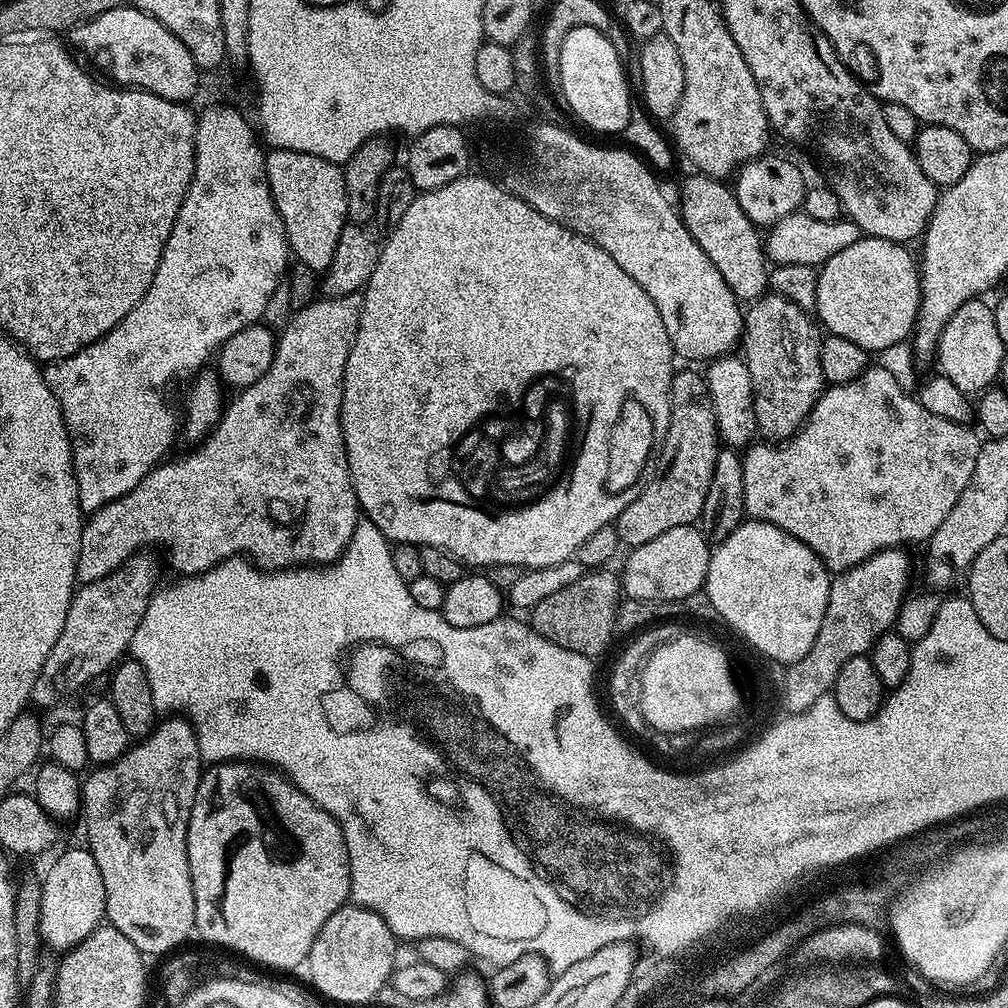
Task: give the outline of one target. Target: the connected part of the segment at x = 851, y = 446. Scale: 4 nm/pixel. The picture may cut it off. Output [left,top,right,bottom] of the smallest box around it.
[742,366,982,574]

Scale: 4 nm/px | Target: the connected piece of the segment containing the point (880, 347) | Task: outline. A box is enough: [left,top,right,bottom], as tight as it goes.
[814,235,920,354]

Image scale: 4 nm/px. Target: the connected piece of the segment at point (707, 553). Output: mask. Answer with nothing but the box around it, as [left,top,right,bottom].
[622,524,712,602]

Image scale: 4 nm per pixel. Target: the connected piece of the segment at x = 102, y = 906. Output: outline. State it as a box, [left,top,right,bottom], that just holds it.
[40,846,106,954]

